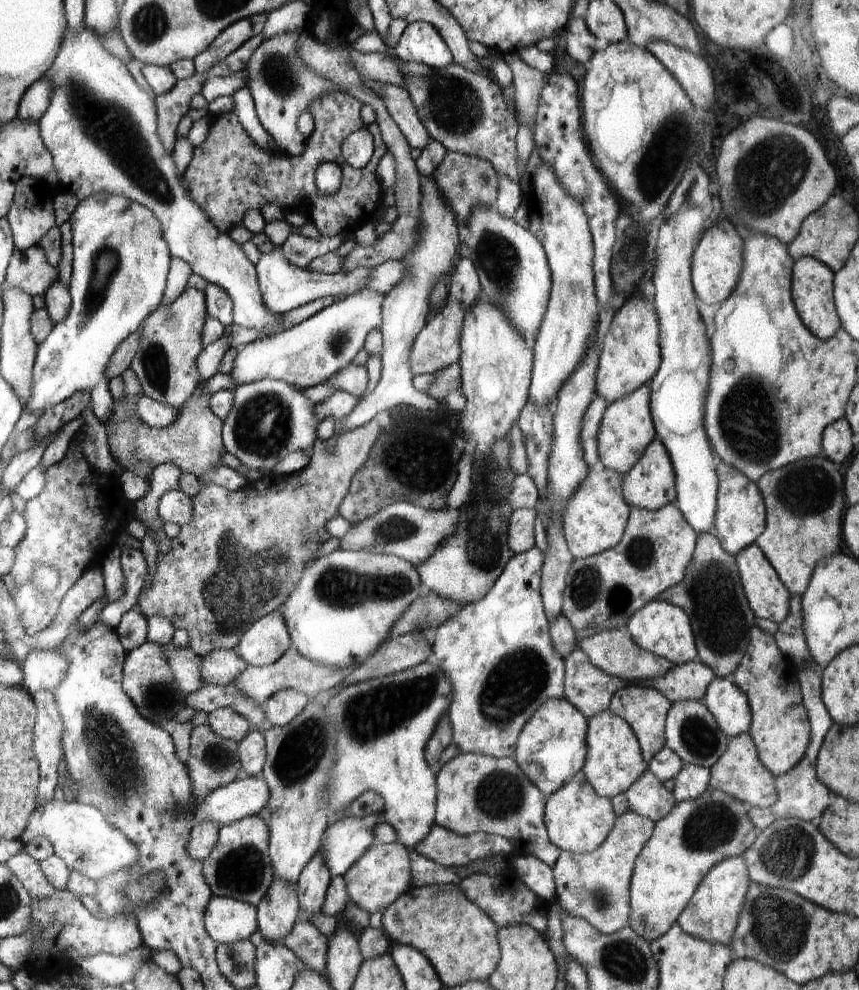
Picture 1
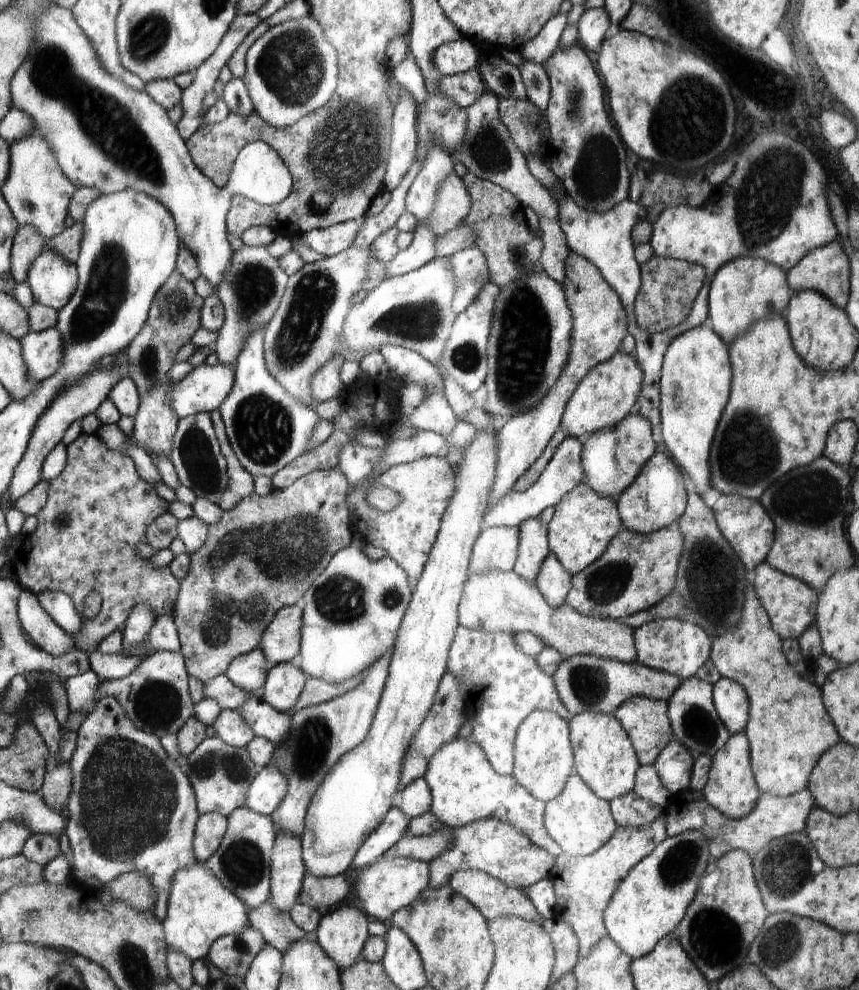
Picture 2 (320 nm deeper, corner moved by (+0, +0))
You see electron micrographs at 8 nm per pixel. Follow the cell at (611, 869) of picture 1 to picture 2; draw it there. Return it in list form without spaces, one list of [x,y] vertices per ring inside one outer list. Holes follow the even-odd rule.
[[[664,811],[658,818],[647,827],[616,827],[610,840],[589,855],[576,855],[572,857],[561,852],[556,858],[554,866],[550,869],[547,878],[552,881],[555,890],[555,904],[560,910],[560,918],[566,921],[574,931],[579,942],[579,958],[584,958],[602,939],[608,937],[603,923],[603,910],[608,904],[610,897],[622,879],[635,867],[645,856],[648,856],[658,844],[666,840],[666,817]]]

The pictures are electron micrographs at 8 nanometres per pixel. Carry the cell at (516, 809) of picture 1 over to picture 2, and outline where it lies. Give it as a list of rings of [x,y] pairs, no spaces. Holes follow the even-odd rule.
[[[456,737],[441,746],[430,759],[423,777],[431,792],[432,814],[444,826],[453,830],[469,822],[495,818],[509,822],[509,825],[525,834],[532,844],[543,848],[554,858],[562,852],[550,838],[544,824],[546,803],[534,798],[518,784],[513,775],[498,774],[476,741]]]

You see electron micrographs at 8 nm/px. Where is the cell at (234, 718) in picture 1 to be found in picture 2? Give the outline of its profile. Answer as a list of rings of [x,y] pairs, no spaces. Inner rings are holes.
[[[222,709],[213,726],[215,736],[232,747],[246,747],[255,738],[246,720],[233,709]]]

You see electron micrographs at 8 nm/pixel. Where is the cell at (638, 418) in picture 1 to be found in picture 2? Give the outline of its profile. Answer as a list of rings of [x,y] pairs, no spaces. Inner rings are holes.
[[[635,409],[615,427],[593,432],[581,452],[584,482],[596,494],[617,499],[636,480],[642,467],[657,451],[652,439],[652,428],[647,417]]]

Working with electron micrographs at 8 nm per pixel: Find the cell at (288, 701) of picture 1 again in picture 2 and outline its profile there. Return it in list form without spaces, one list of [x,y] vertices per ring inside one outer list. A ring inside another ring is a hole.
[[[297,661],[276,664],[267,672],[264,687],[260,694],[278,712],[290,713],[292,706],[305,696],[308,677],[298,666]]]

